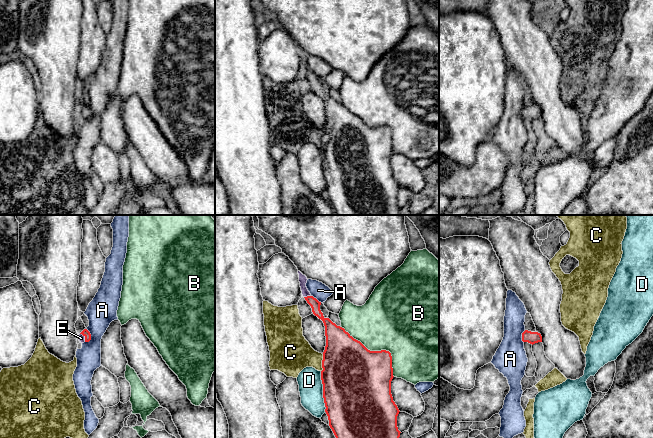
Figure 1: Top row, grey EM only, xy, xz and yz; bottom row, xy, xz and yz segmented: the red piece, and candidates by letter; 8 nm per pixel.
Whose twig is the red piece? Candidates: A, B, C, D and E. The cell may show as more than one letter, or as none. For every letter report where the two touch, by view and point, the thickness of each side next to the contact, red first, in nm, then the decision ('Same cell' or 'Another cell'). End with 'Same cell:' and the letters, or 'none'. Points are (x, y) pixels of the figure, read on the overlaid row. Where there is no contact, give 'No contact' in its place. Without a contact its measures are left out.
A: Touches red at xy (90, 335). Thickness 60 nm (red) against 240 nm. Another cell
B: Touches red at xz (377, 351). Thickness 460 nm (red) against 460 nm. Another cell
C: Touches red at xz (322, 363). Thickness 480 nm (red) against 300 nm. Another cell
D: Touches red at xz (323, 391). Thickness 500 nm (red) against 190 nm. Another cell
E: Touches red at xz (307, 296). Thickness 80 nm (red) against 70 nm. Same cell
Same cell: E

